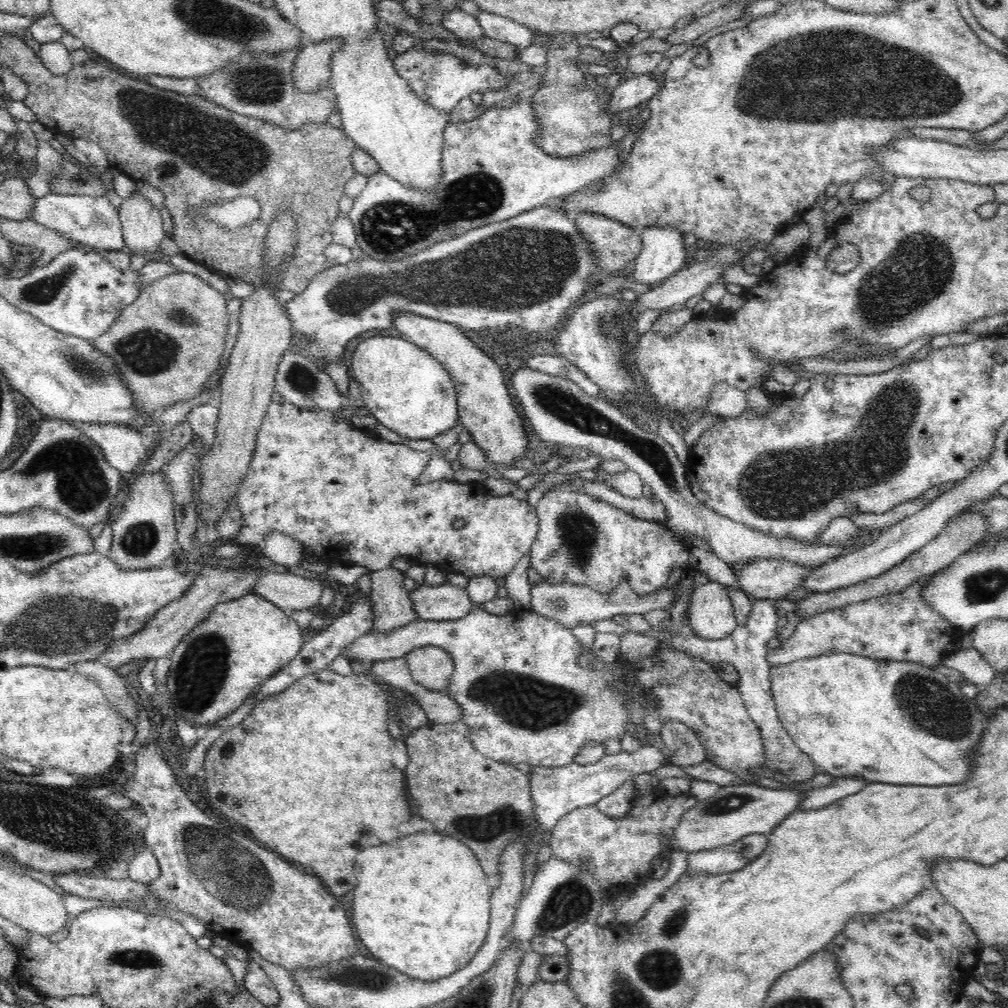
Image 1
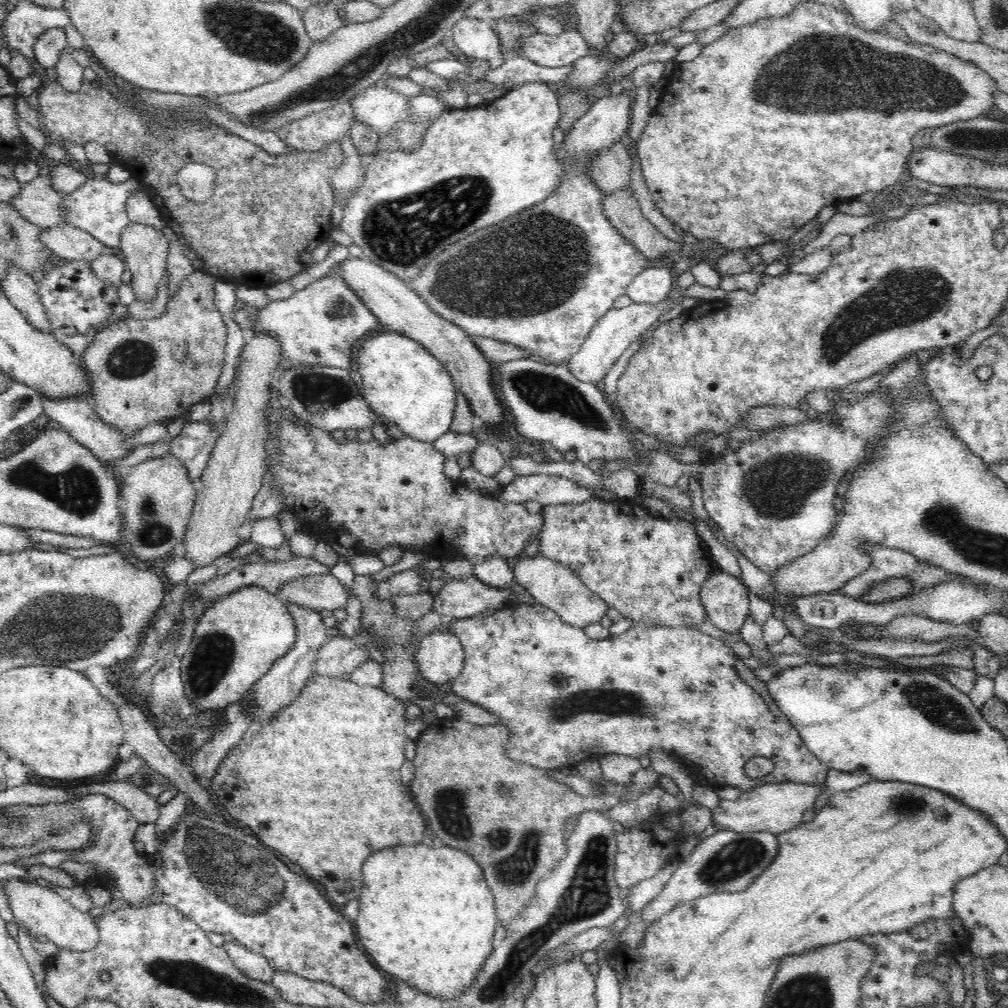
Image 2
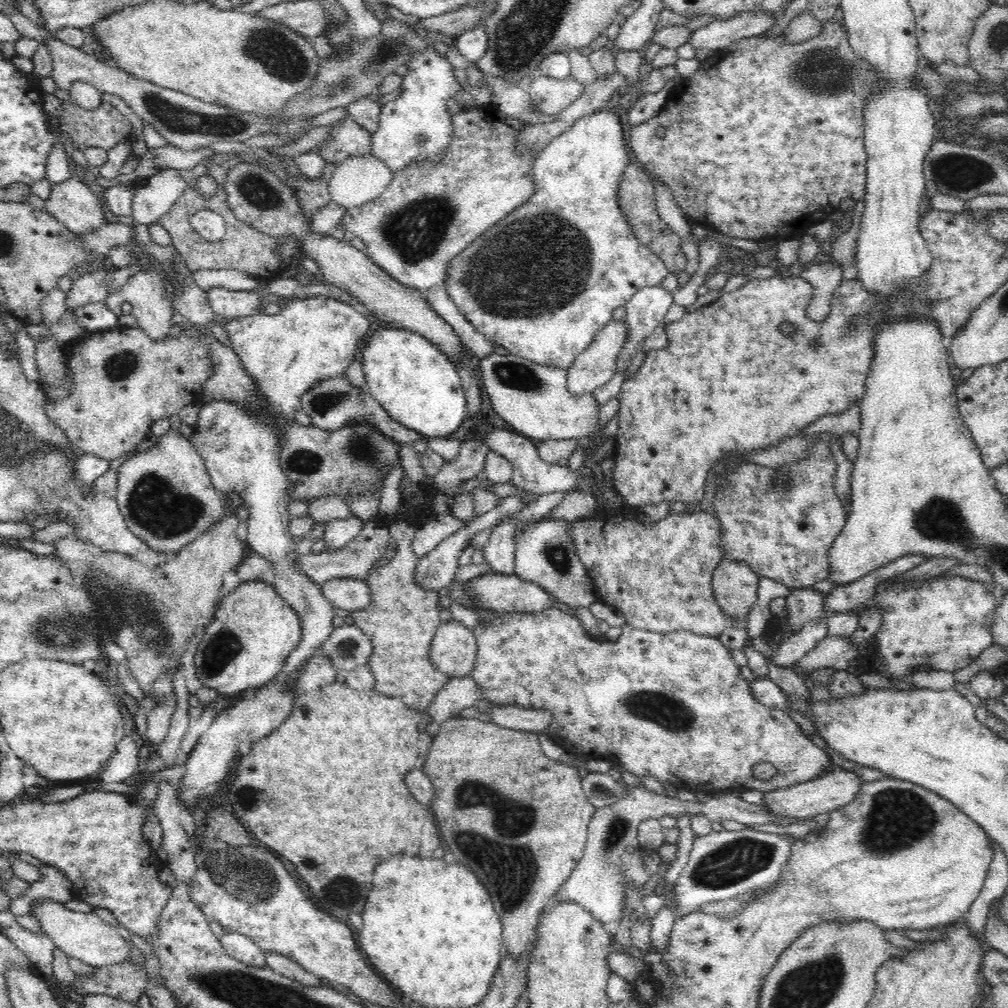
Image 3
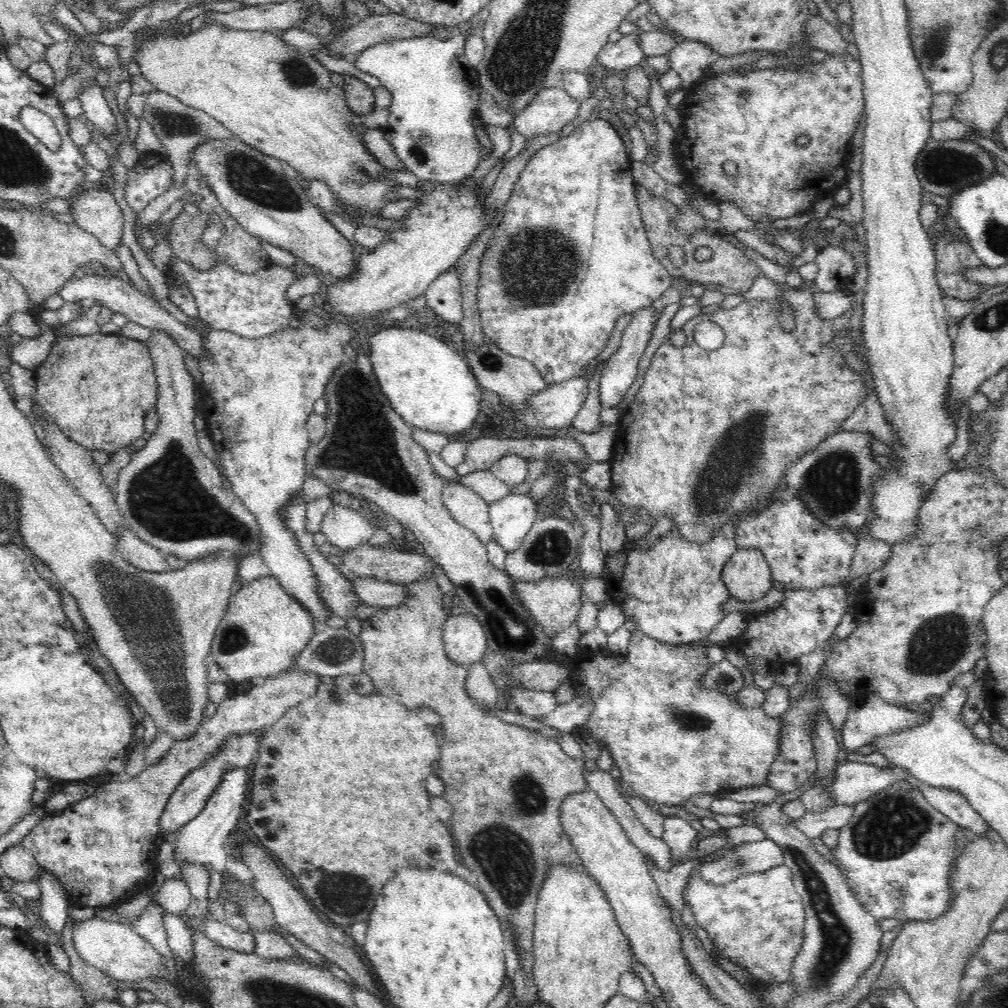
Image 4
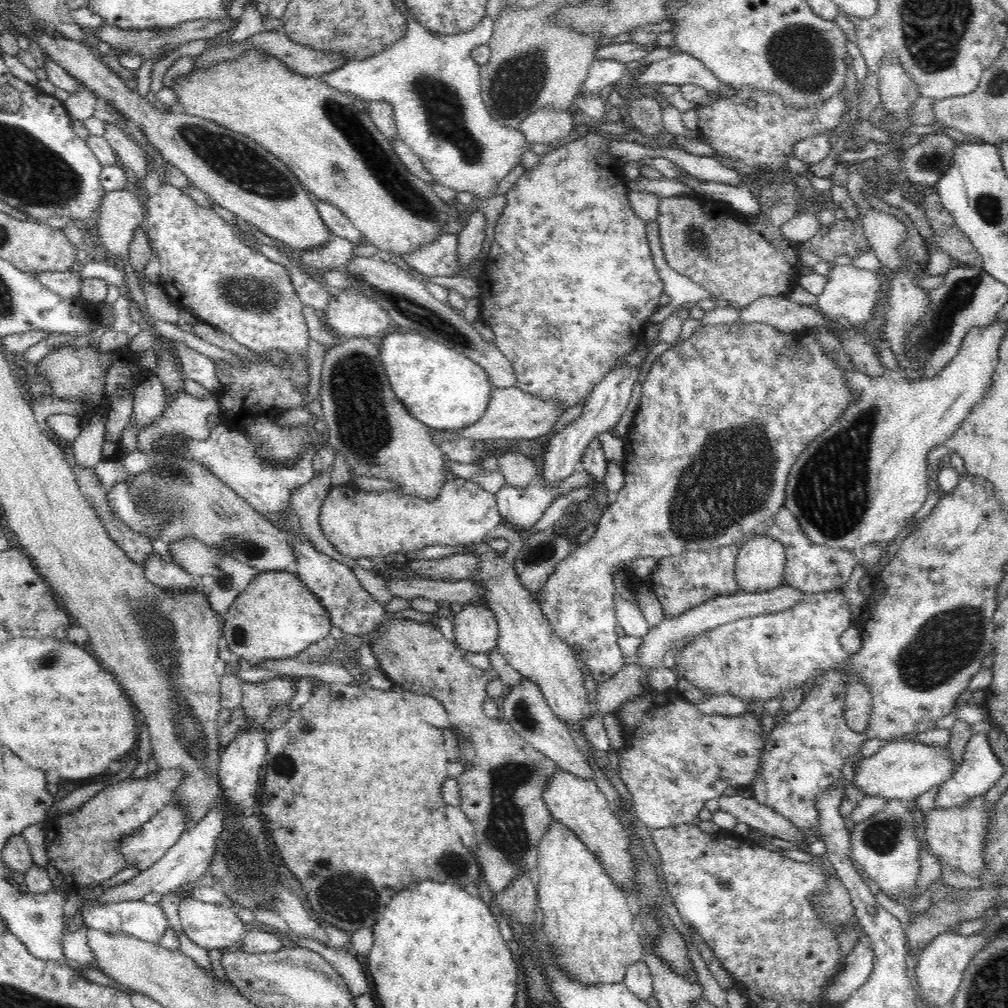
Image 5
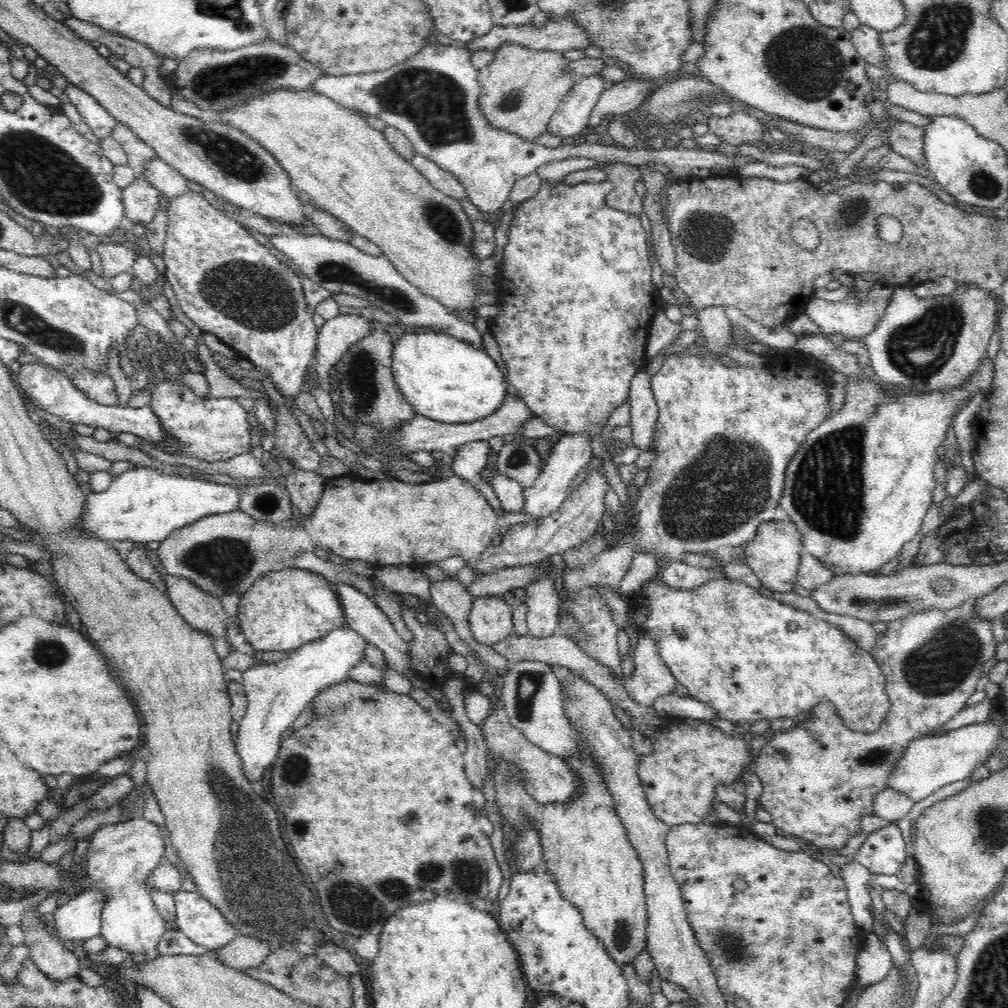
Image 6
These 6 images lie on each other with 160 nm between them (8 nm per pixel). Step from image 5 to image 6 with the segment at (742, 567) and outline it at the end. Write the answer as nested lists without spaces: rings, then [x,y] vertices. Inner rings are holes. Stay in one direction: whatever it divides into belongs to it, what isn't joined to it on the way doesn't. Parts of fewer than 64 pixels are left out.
[[[772,519],[760,524],[756,536],[747,542],[745,548],[746,562],[766,589],[778,593],[792,592],[796,584],[796,574],[800,568],[802,550],[802,533],[792,519],[777,521]]]

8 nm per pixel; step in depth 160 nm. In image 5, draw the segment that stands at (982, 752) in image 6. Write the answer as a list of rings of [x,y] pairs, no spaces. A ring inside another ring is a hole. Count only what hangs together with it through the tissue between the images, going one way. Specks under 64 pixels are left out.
[[[912,740],[886,743],[871,757],[863,758],[855,765],[853,784],[866,795],[880,795],[885,799],[914,801],[932,786],[940,787],[954,776],[954,760],[948,746],[932,746]]]

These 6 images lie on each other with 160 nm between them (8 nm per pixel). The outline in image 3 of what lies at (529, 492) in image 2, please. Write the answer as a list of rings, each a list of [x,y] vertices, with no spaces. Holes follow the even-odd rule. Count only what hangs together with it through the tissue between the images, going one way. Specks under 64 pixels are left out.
[[[517,495],[500,498],[500,504],[496,508],[492,508],[490,512],[486,512],[482,516],[475,516],[467,527],[462,527],[456,534],[452,534],[446,540],[442,540],[436,548],[432,549],[432,552],[428,552],[424,558],[417,560],[416,570],[413,572],[419,588],[438,592],[441,588],[449,587],[455,579],[454,574],[456,574],[456,570],[460,566],[458,564],[458,558],[460,558],[460,555],[465,556],[464,550],[466,550],[466,546],[470,546],[470,542],[474,540],[474,536],[478,532],[482,532],[482,530],[495,525],[499,520],[506,518],[508,515],[518,514],[523,507],[524,504]]]

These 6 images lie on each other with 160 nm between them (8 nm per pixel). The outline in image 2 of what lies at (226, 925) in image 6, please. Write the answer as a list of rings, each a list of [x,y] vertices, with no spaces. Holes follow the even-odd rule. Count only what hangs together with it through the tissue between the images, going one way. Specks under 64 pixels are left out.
[[[230,937],[224,942],[223,948],[227,950],[236,967],[248,977],[262,980],[265,983],[273,979],[275,970],[270,966],[266,957],[249,951],[242,943]]]

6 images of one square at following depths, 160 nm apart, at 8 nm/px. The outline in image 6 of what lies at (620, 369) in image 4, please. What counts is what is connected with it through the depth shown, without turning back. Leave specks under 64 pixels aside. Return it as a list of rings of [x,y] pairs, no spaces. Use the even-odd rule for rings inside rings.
[[[570,434],[560,437],[552,448],[545,465],[543,466],[540,476],[534,481],[534,484],[525,489],[523,492],[525,505],[521,508],[524,514],[530,514],[534,518],[544,518],[552,512],[556,512],[566,496],[568,496],[568,488],[572,484],[572,480],[576,478],[576,474],[584,468],[593,457],[591,440],[589,434]]]

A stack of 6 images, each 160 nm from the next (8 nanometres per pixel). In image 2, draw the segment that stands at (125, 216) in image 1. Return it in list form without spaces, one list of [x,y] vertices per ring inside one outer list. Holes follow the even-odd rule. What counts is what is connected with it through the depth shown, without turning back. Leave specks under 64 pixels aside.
[[[129,222],[122,231],[120,248],[126,268],[132,272],[131,286],[135,300],[152,302],[158,294],[158,284],[162,282],[164,272],[167,272],[168,239],[162,230],[156,230],[153,226]]]

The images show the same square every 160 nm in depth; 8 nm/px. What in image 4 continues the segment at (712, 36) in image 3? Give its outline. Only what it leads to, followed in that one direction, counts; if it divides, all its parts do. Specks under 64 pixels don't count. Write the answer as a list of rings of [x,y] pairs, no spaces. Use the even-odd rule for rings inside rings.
[[[697,40],[678,43],[666,56],[670,63],[669,70],[677,71],[686,90],[694,86],[700,78],[705,78],[710,73],[710,66],[719,57],[707,44]]]

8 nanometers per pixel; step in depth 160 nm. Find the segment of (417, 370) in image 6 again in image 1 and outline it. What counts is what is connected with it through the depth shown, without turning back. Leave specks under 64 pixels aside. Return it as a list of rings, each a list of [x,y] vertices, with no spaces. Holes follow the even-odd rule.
[[[376,335],[359,342],[353,354],[352,368],[350,369],[349,374],[351,378],[358,382],[359,390],[366,403],[365,407],[375,416],[377,422],[382,424],[382,426],[386,426],[386,428],[390,428],[390,430],[397,432],[399,435],[405,436],[406,439],[430,440],[436,438],[439,434],[446,432],[446,430],[450,430],[450,428],[459,423],[457,392],[449,372],[428,351],[416,346],[415,343],[404,339],[402,336],[392,337]]]

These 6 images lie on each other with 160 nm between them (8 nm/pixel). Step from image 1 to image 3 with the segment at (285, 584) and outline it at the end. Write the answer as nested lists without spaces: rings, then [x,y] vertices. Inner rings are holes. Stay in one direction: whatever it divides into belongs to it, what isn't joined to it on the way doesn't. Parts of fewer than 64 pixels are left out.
[[[356,578],[330,580],[320,589],[335,610],[343,609],[350,614],[365,610],[373,602],[371,586]]]

